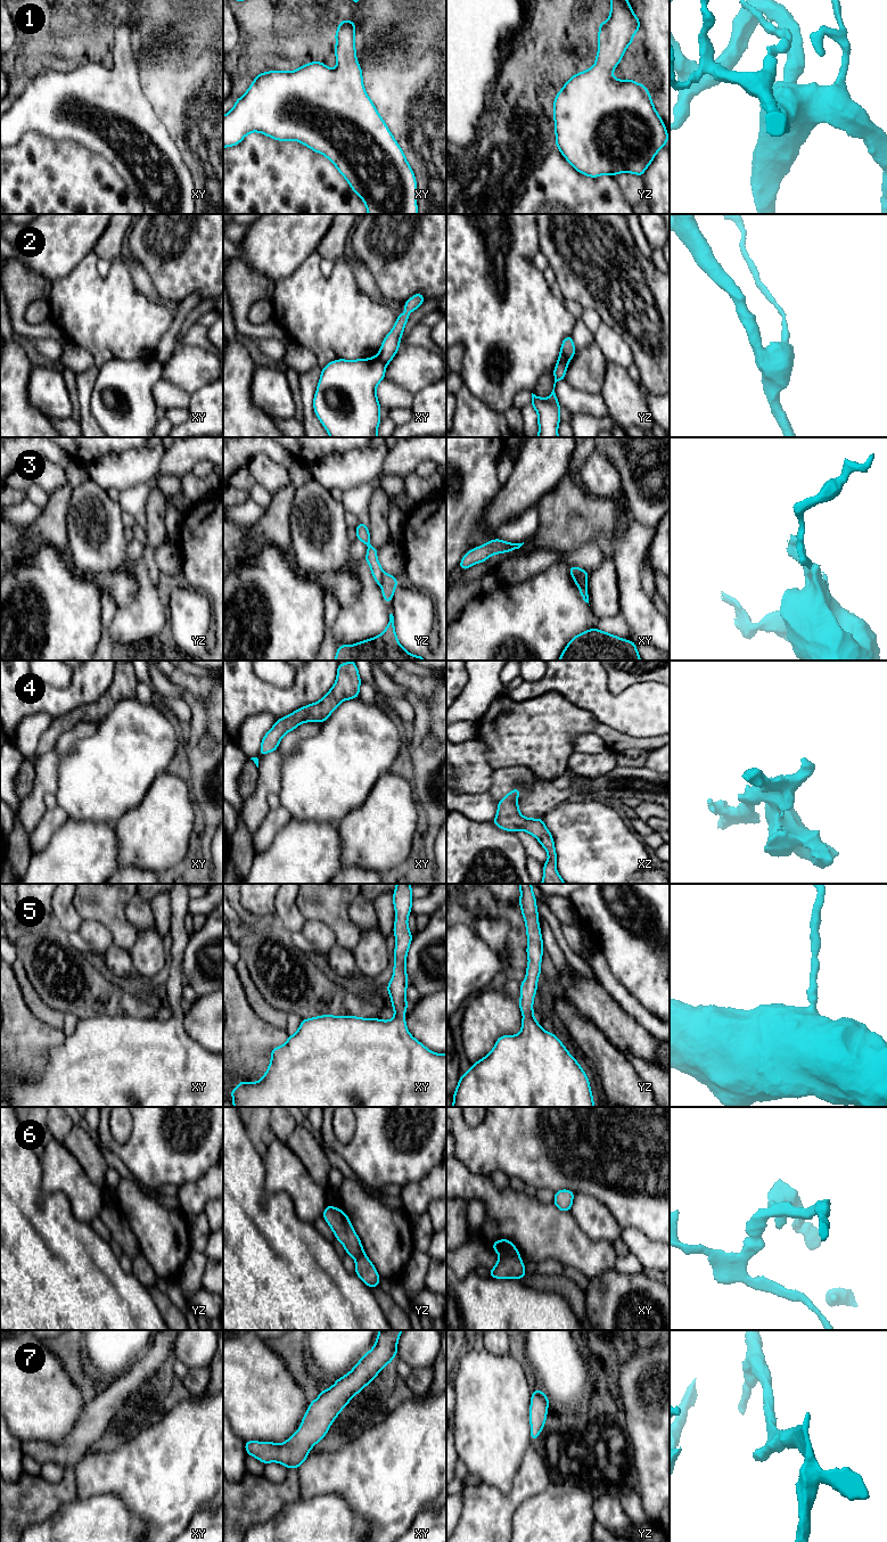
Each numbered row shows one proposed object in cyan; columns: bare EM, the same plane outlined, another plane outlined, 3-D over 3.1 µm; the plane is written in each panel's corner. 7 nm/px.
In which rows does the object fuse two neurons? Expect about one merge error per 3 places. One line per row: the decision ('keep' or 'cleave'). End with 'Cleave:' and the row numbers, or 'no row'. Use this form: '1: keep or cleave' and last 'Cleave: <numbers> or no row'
1: keep
2: cleave
3: cleave
4: keep
5: keep
6: cleave
7: keep
Cleave: 2, 3, 6

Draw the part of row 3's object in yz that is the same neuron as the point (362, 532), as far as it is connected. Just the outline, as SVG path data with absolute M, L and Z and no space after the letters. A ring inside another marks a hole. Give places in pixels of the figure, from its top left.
M360 523L355 527L355 532L356 532L356 539L368 546L367 556L364 558L364 561L369 564L372 577L375 579L376 583L380 585L384 571L377 558L378 549L370 546L370 533L369 533L369 528L367 524Z

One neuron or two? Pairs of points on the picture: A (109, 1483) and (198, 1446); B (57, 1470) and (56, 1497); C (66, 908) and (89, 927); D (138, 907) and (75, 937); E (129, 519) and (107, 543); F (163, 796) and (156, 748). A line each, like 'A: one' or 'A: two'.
A: one
B: two
C: two
D: two
E: two
F: two

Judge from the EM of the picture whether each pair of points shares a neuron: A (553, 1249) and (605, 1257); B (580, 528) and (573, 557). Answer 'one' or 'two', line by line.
A: one
B: two

